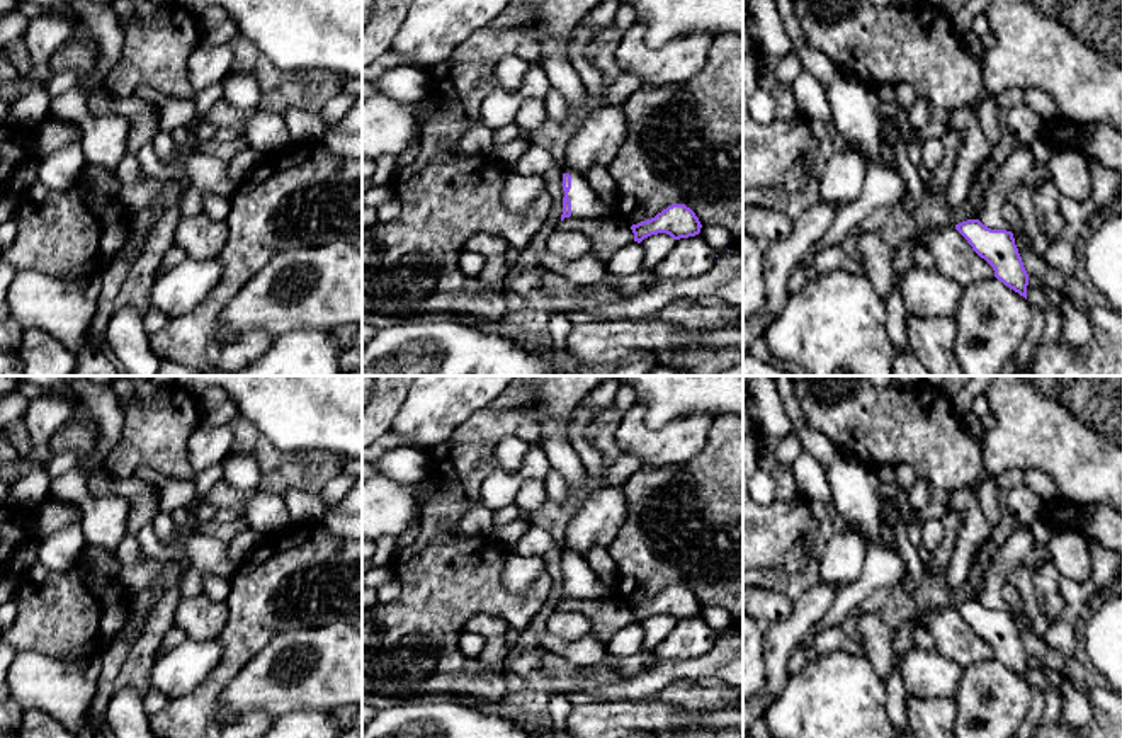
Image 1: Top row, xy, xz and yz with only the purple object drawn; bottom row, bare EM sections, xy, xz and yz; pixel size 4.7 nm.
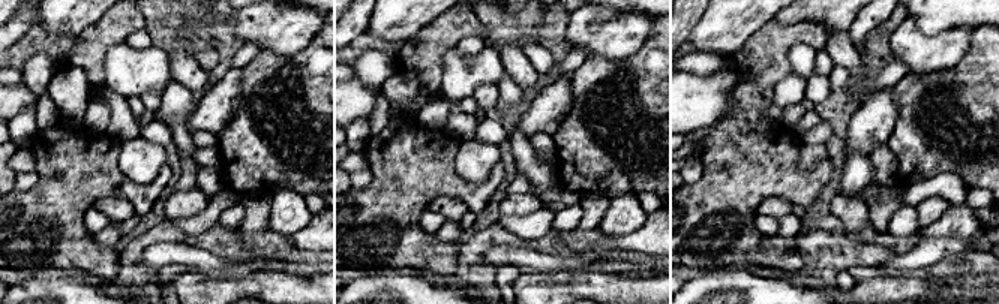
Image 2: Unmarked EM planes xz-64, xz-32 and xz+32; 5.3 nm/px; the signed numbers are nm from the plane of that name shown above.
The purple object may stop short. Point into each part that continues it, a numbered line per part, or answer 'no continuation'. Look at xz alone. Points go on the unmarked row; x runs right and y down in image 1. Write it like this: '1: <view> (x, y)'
1: xz (585, 585)

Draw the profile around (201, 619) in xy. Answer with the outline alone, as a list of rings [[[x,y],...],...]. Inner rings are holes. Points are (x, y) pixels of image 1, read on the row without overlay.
[[[207,595],[182,597],[175,610],[175,627],[194,641],[218,639],[228,617],[226,602],[214,602]]]

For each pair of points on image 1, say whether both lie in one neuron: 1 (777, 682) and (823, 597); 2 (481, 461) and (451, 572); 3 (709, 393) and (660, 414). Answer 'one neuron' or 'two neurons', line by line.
1: one neuron
2: one neuron
3: one neuron

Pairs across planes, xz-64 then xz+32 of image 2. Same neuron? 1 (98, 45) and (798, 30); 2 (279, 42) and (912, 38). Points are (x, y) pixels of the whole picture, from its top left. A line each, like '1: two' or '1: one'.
1: one
2: one

